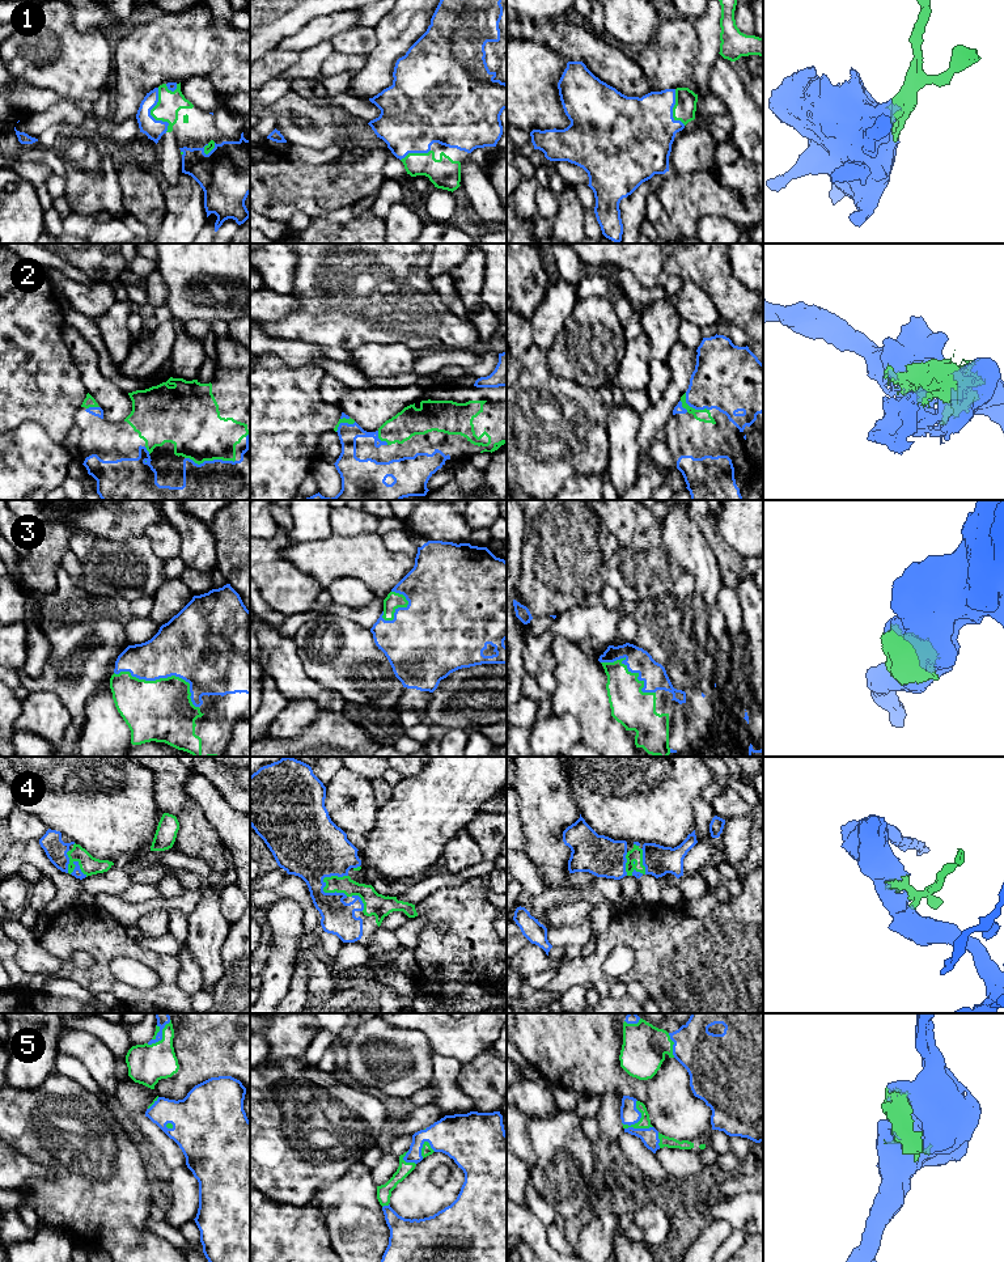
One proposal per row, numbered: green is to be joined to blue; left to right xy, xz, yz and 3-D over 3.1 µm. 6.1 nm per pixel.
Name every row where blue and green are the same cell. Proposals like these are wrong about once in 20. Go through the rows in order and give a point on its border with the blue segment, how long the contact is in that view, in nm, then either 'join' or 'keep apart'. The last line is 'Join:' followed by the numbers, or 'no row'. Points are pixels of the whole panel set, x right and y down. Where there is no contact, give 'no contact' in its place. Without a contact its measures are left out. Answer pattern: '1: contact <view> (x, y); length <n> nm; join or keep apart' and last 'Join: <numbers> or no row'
1: contact xy (149, 114); length 280 nm; join
2: contact xy (210, 461); length 320 nm; join
3: contact xy (164, 677); length 550 nm; join
4: contact xz (330, 893); length 190 nm; join
5: contact yz (635, 1122); length 200 nm; join
Join: 1, 2, 3, 4, 5

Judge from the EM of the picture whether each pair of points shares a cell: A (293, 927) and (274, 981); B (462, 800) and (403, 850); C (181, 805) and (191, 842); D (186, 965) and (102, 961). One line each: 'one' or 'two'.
A: one
B: one
C: one
D: two

